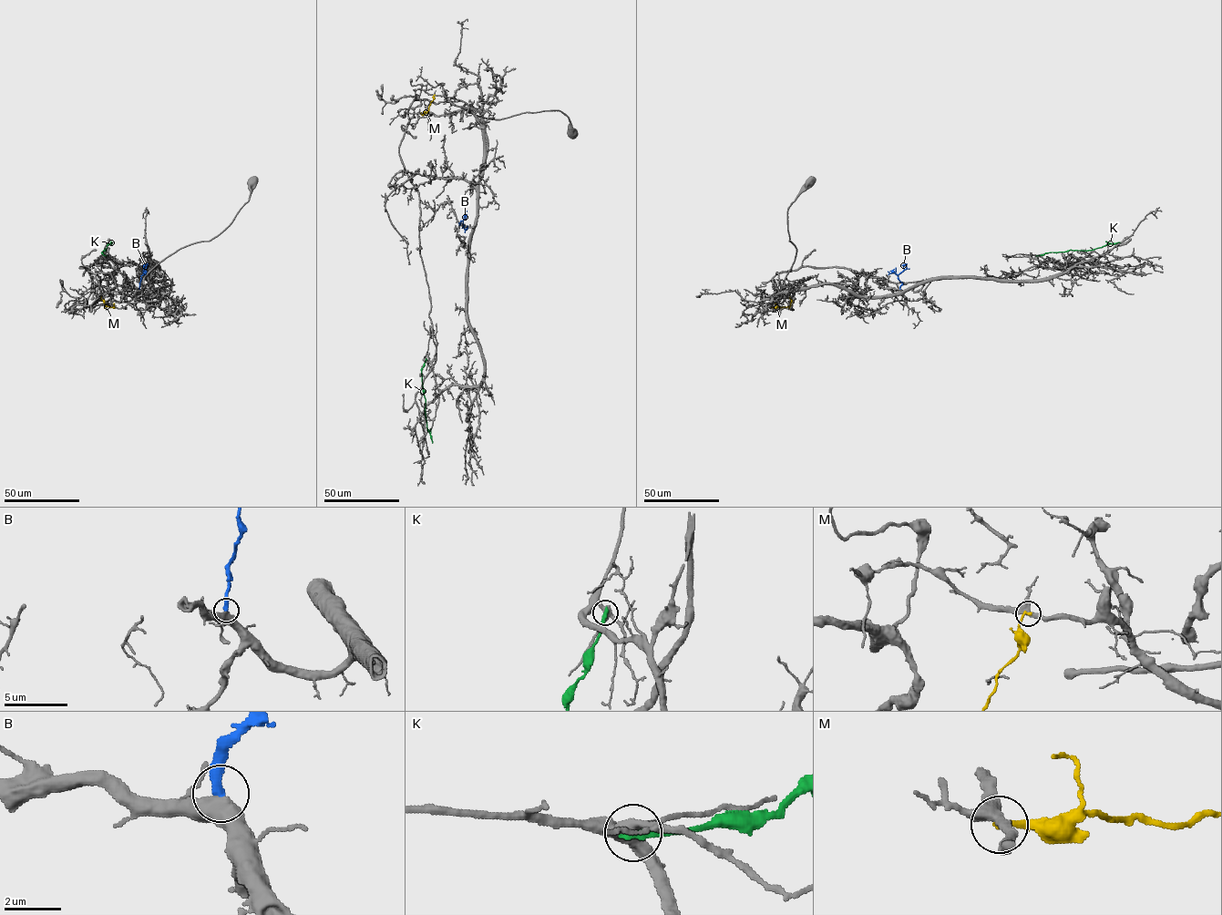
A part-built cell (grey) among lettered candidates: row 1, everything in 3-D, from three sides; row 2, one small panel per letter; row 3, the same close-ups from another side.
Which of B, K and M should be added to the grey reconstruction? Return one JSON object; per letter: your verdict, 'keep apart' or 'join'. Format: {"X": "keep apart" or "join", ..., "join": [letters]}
{"B": "join", "K": "keep apart", "M": "keep apart", "join": ["B"]}

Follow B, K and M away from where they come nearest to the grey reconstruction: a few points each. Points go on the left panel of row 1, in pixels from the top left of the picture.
B: (139, 288), (143, 271), (148, 265)
K: (106, 255), (101, 252), (112, 242)
M: (115, 307), (107, 306), (101, 296)

